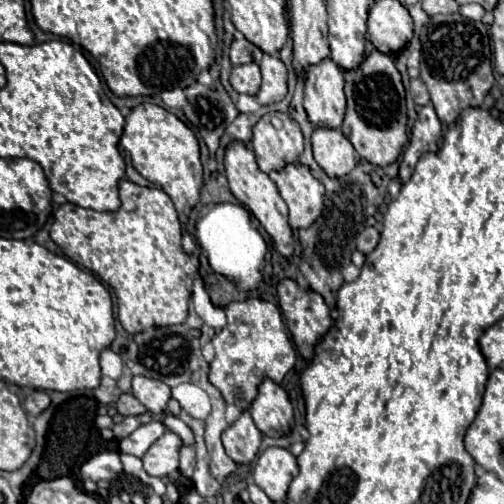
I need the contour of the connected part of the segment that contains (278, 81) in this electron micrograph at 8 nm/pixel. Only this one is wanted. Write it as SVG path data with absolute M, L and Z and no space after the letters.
M264 55L260 61L262 69L262 87L256 99L262 105L278 103L286 97L286 67L278 55Z

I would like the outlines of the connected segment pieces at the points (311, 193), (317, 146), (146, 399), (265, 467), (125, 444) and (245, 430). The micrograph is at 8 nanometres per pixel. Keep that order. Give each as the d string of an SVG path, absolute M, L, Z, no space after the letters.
M286 165L284 171L272 171L270 179L276 183L282 199L290 209L290 227L306 229L312 225L324 207L324 185L314 179L304 165Z
M316 127L312 133L312 149L316 163L332 179L348 175L358 165L356 151L340 129Z
M134 377L132 381L134 397L154 415L160 415L166 411L166 405L170 401L170 387L162 381L148 379L148 377Z
M268 447L254 467L254 481L256 485L274 501L286 503L288 501L288 485L292 475L296 475L296 457L282 447Z
M150 421L146 425L142 425L140 429L136 429L132 435L128 435L126 439L122 439L118 443L118 449L120 449L120 453L130 453L130 455L142 457L152 447L152 443L164 435L164 431L166 431L164 423Z
M244 411L240 415L240 419L222 433L222 443L224 443L228 457L236 465L246 465L258 455L258 449L262 443L262 433L256 429L252 415L248 411Z

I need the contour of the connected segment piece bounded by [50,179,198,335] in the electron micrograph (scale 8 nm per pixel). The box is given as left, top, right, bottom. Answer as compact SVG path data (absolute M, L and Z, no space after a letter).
M120 181L122 205L118 211L100 213L64 203L54 213L52 241L68 259L106 281L118 299L118 319L126 331L140 333L148 327L184 323L198 267L182 249L182 225L172 199L162 189Z

